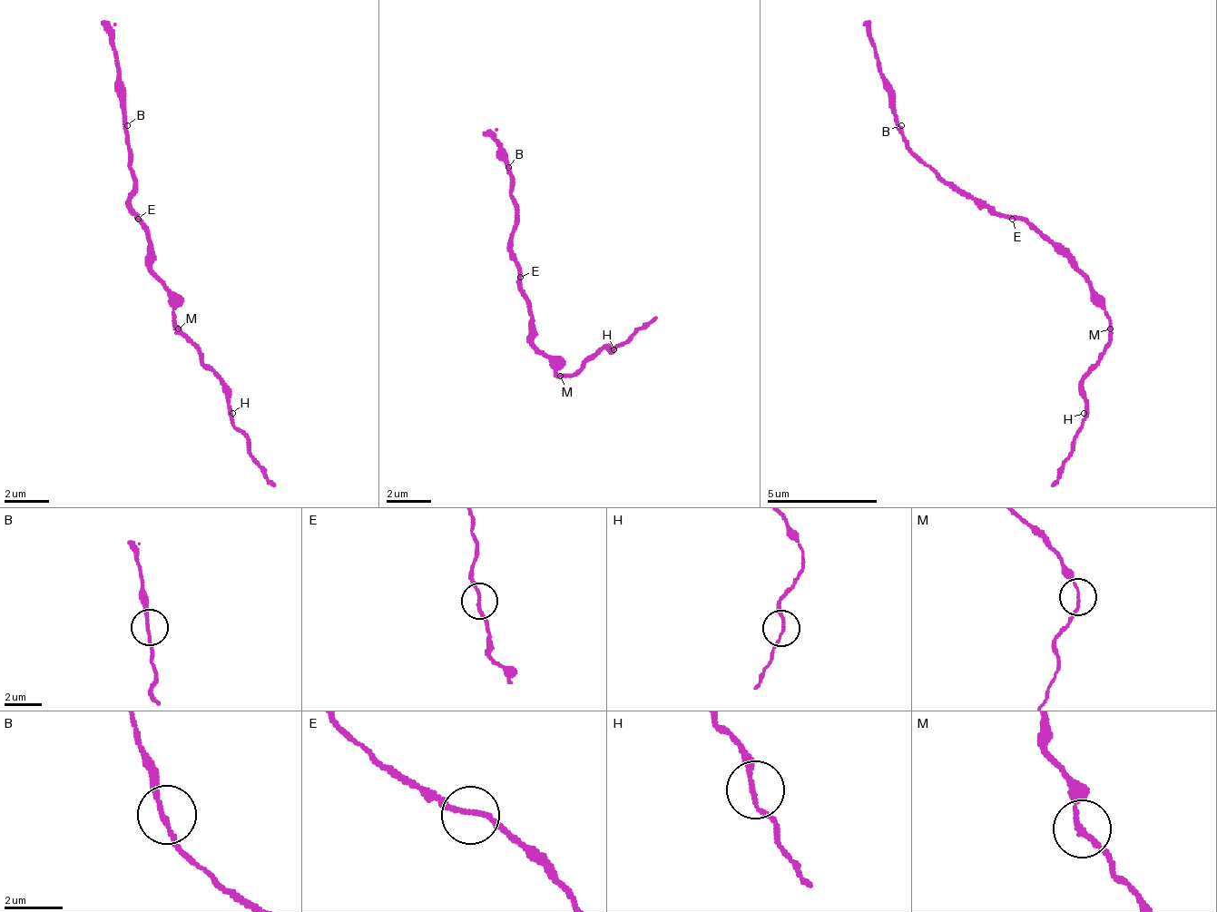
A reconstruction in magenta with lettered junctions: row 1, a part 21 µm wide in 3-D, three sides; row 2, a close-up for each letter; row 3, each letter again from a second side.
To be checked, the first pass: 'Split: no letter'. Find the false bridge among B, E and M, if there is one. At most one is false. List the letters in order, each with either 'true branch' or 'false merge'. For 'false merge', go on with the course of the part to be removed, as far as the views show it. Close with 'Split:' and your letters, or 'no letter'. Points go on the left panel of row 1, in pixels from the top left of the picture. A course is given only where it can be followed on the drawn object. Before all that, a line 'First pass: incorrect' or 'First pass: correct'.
First pass: incorrect
B: true branch
E: true branch
M: false merge; course (177, 329), (215, 374), (249, 457), (277, 485)
Split: M

